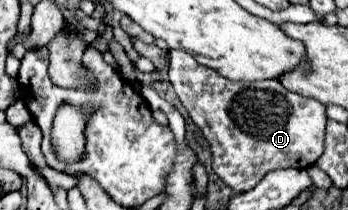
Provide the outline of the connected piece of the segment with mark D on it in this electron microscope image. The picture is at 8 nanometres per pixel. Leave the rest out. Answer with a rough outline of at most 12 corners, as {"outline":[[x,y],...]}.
{"outline":[[183,50],[169,82],[213,172],[247,192],[323,154],[325,106]]}

